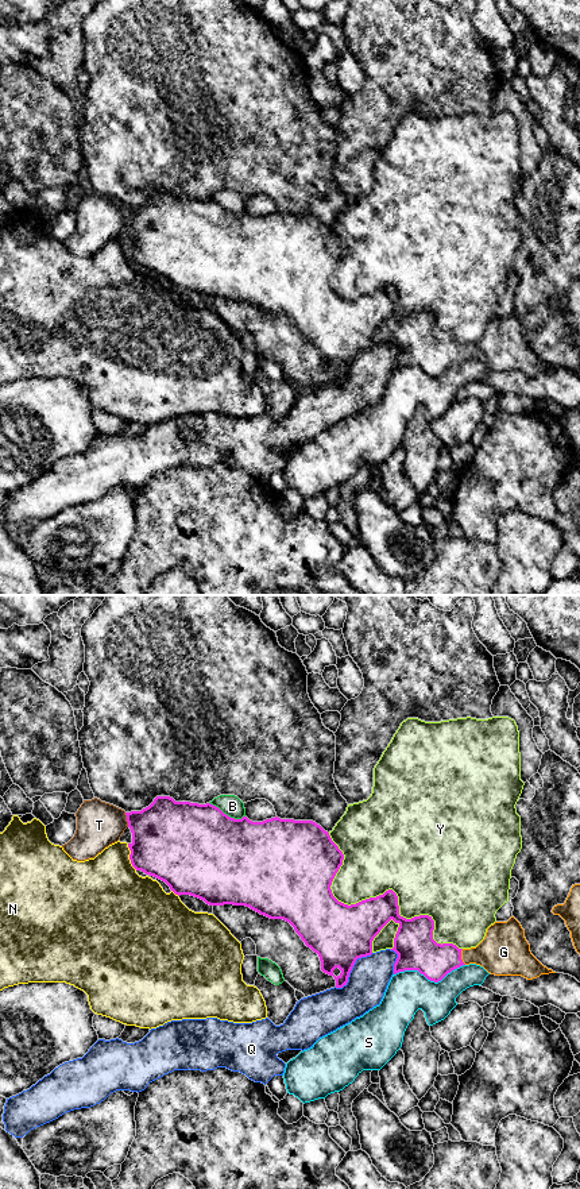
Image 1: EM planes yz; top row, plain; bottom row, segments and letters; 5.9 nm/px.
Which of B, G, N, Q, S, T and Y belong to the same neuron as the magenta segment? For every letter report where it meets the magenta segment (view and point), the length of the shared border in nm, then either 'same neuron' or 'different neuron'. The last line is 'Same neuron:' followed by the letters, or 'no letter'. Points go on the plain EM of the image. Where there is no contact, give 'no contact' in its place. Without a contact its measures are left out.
B: meets magenta in yz at (225, 209); contact 240 nm long; different neuron
G: meets magenta in yz at (460, 352); contact 100 nm long; same neuron
N: meets magenta in yz at (130, 253); contact 170 nm long; different neuron
Q: meets magenta in yz at (351, 365); contact 300 nm long; different neuron
S: meets magenta in yz at (429, 374); contact 420 nm long; different neuron
T: meets magenta in yz at (127, 215); contact 90 nm long; different neuron
Y: meets magenta in yz at (383, 289); contact 1050 nm long; different neuron
Same neuron: G

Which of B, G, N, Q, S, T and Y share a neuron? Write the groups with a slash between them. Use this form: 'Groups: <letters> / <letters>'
Groups: B / G / N / Q / S / T / Y

